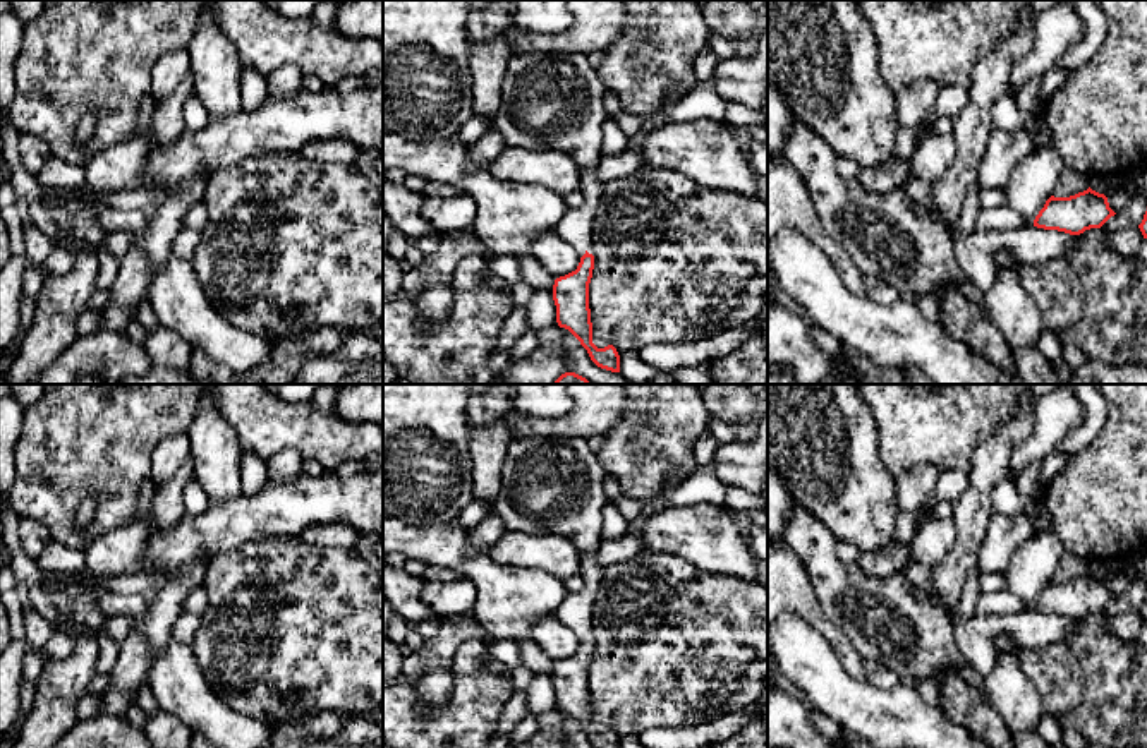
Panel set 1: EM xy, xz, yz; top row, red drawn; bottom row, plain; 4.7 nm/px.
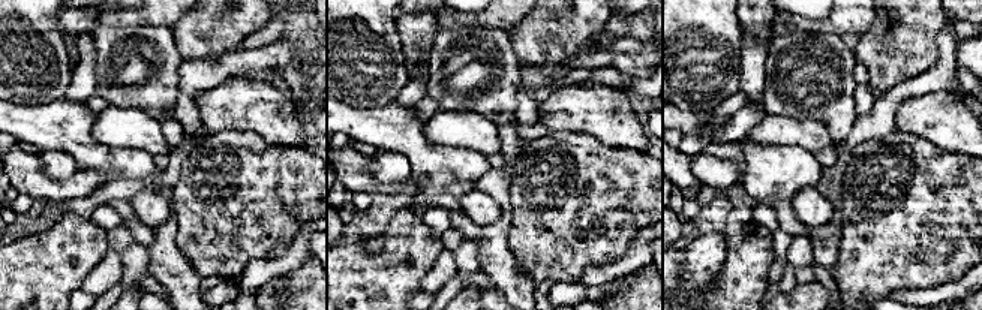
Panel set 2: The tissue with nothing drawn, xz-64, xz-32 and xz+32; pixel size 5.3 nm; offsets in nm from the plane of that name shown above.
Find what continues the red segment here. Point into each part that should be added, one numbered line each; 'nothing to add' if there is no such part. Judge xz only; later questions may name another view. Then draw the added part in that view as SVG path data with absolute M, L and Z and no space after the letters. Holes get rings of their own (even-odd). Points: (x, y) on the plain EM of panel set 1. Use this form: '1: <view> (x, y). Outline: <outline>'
1: xz (576, 611). Outline: M596 552L580 558L580 576L584 588L568 594L561 606L553 612L563 624L574 630L582 642L586 636L594 638L592 631L592 606L598 588L603 582L604 566L598 563Z

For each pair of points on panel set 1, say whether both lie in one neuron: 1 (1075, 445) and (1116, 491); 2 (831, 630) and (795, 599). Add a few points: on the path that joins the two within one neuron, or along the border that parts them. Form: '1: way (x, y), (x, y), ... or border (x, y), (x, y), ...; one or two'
1: border (1106, 417), (1101, 431), (1074, 455); two
2: way (823, 625), (804, 606); one

